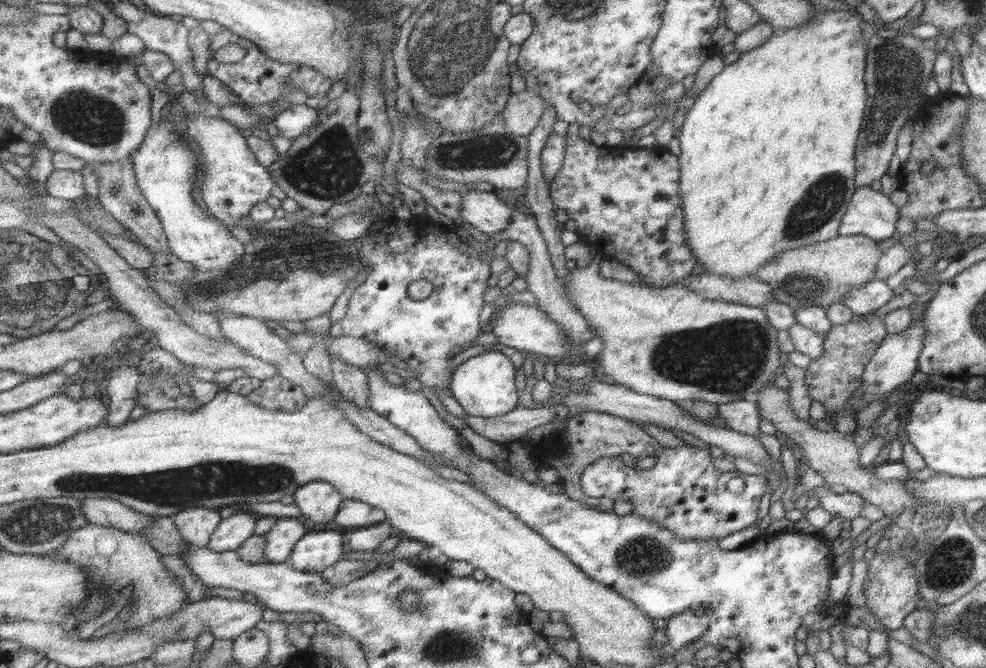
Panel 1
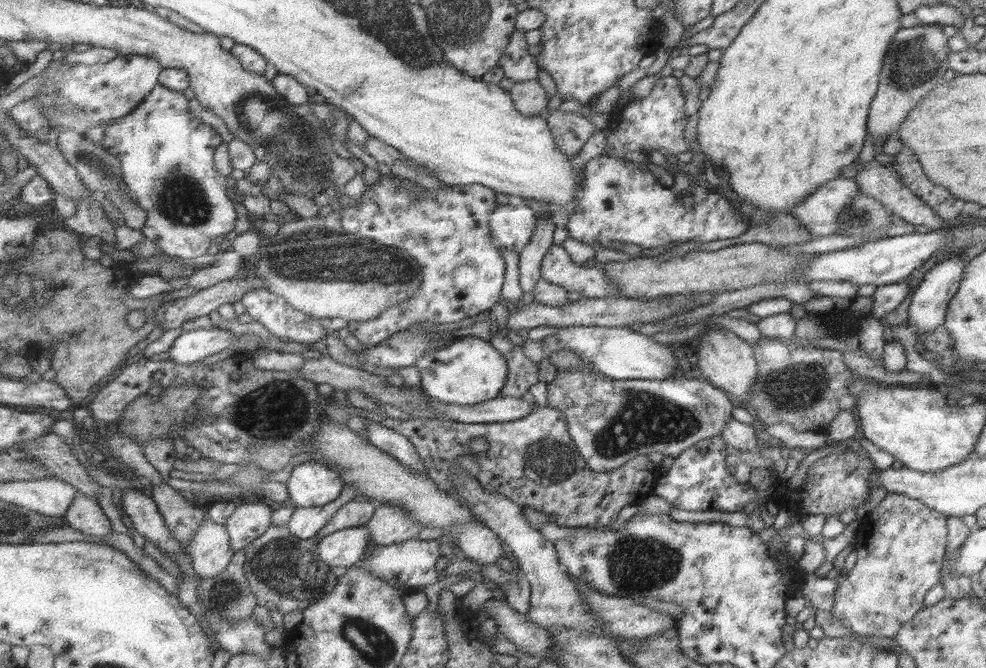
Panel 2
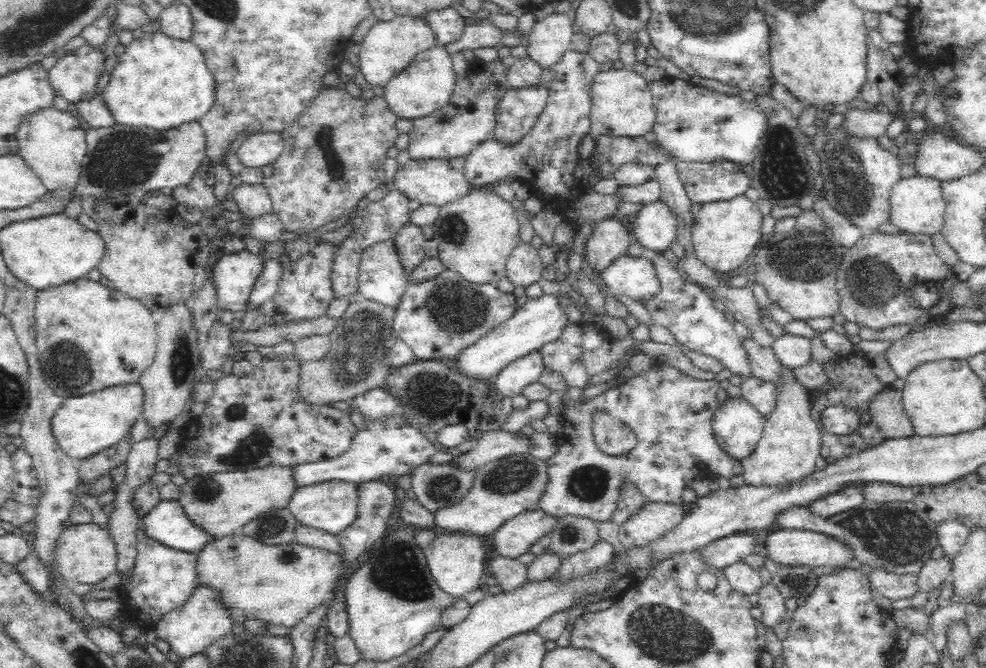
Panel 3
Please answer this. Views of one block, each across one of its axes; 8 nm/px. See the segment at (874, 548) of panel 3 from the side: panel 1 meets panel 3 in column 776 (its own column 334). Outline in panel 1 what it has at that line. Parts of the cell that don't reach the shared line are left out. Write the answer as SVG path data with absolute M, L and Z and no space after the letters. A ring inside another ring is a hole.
M349 499L344 500L338 515L334 518L335 524L340 525L347 531L379 524L387 520L388 516L382 508L374 507L360 500Z

